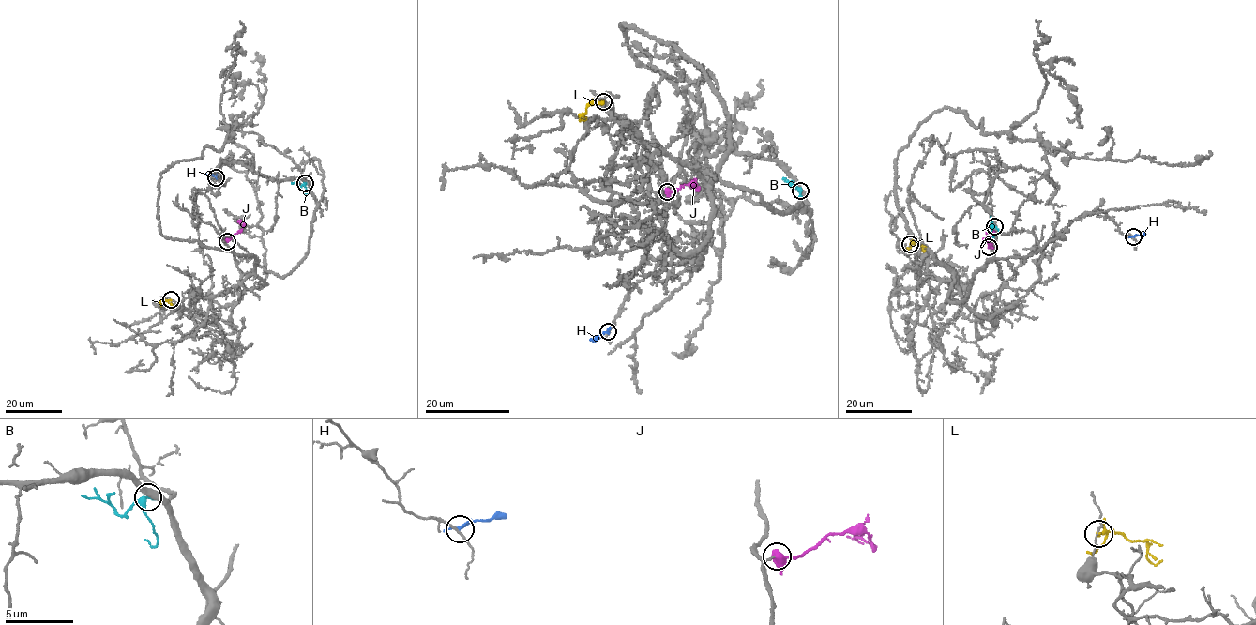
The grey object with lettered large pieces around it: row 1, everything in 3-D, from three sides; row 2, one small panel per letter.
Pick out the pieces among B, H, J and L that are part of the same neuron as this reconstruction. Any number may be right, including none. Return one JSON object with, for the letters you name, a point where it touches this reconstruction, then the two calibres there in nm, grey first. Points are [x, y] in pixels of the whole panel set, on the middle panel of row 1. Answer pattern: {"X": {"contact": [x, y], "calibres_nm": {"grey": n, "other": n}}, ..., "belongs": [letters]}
{"J": {"contact": [667, 191], "calibres_nm": {"grey": 140, "other": 480}}, "belongs": ["J"]}

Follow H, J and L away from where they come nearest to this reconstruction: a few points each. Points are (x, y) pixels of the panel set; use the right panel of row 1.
H: (1133, 237), (1144, 234)
J: (989, 247), (990, 244), (985, 241), (991, 238), (991, 234), (986, 233)
L: (910, 244), (922, 246), (923, 251), (925, 250)

